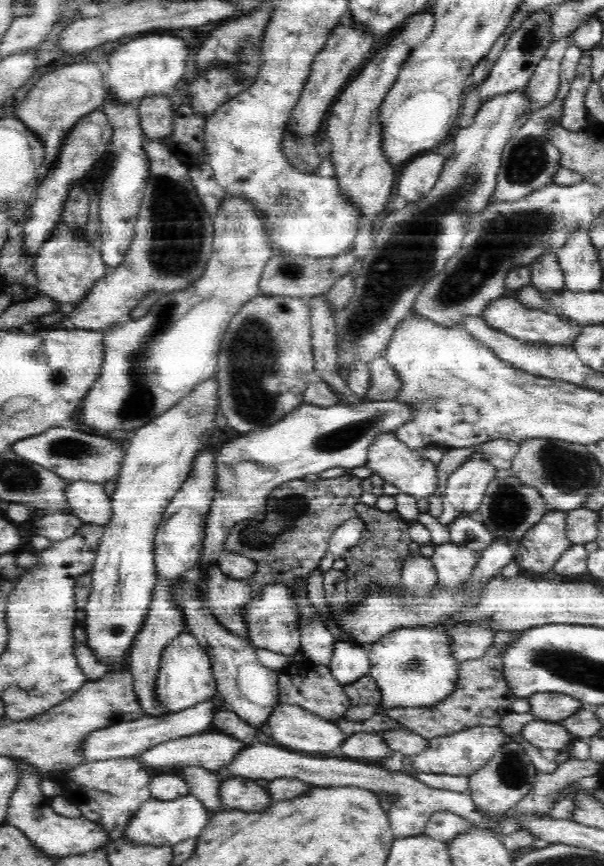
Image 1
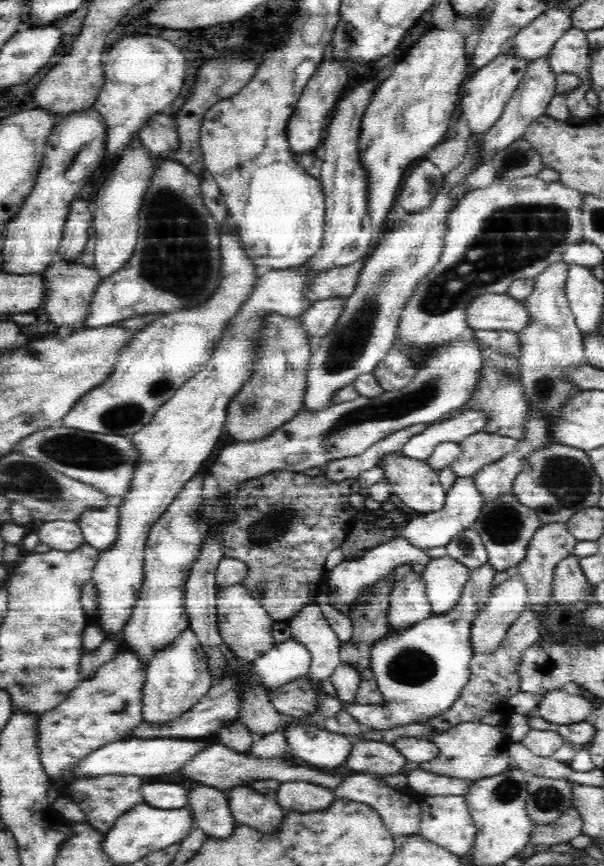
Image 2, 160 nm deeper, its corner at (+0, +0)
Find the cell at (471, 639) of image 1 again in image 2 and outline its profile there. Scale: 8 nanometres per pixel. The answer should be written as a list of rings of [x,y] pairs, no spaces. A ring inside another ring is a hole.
[[[509,578],[494,588],[483,611],[474,620],[470,644],[474,654],[491,653],[504,642],[510,626],[529,604],[526,583]]]

